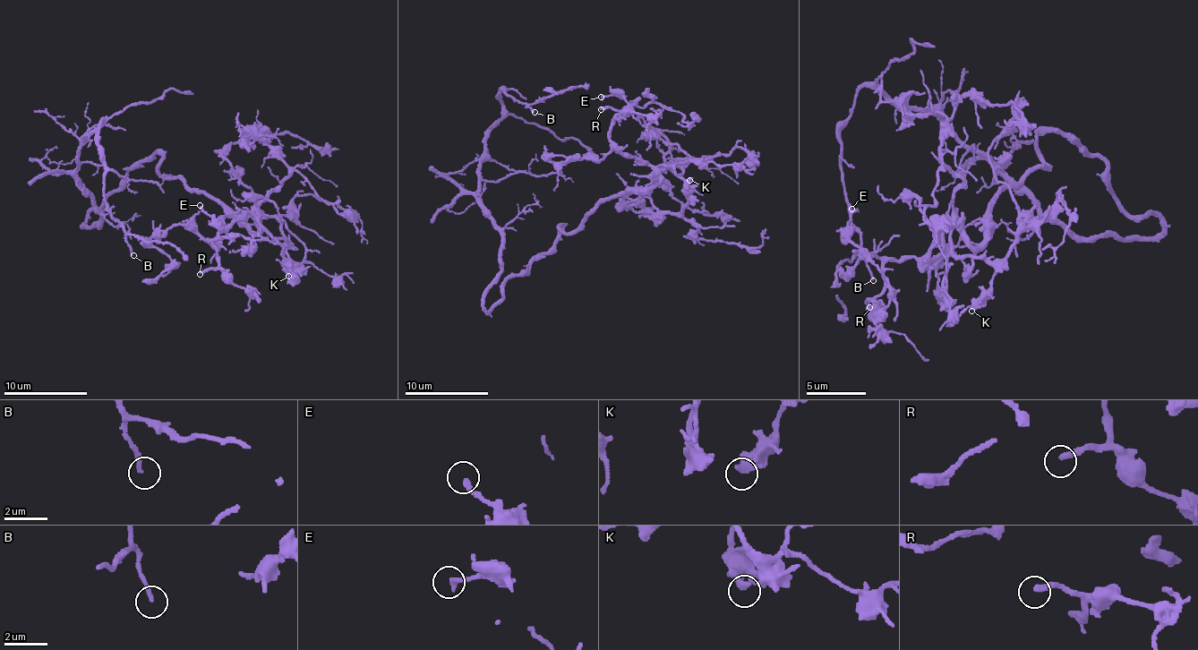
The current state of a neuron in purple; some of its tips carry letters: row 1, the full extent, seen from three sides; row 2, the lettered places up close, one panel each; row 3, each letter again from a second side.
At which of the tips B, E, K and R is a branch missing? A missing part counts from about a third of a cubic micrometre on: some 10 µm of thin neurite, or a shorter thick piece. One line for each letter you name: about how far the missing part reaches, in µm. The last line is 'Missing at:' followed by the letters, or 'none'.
Missing at: none

